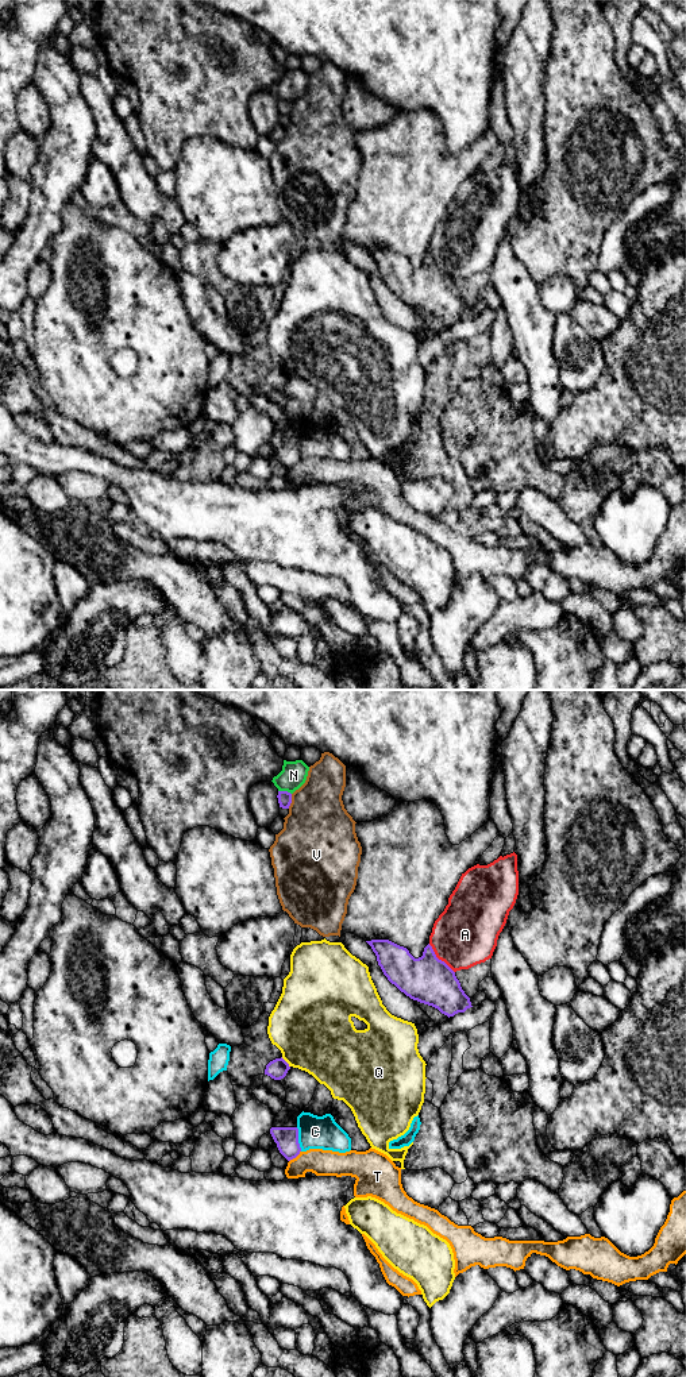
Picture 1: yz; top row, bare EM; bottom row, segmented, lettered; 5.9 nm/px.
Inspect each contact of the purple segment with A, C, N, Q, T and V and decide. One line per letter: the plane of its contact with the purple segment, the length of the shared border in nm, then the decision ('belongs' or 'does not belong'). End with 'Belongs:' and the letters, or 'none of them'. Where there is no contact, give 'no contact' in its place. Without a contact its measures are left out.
A: yz | 240 nm | does not belong
C: yz | 150 nm | does not belong
N: yz | 80 nm | does not belong
Q: yz | 80 nm | does not belong
T: yz | 100 nm | does not belong
V: yz | 90 nm | does not belong
Belongs: none of them

